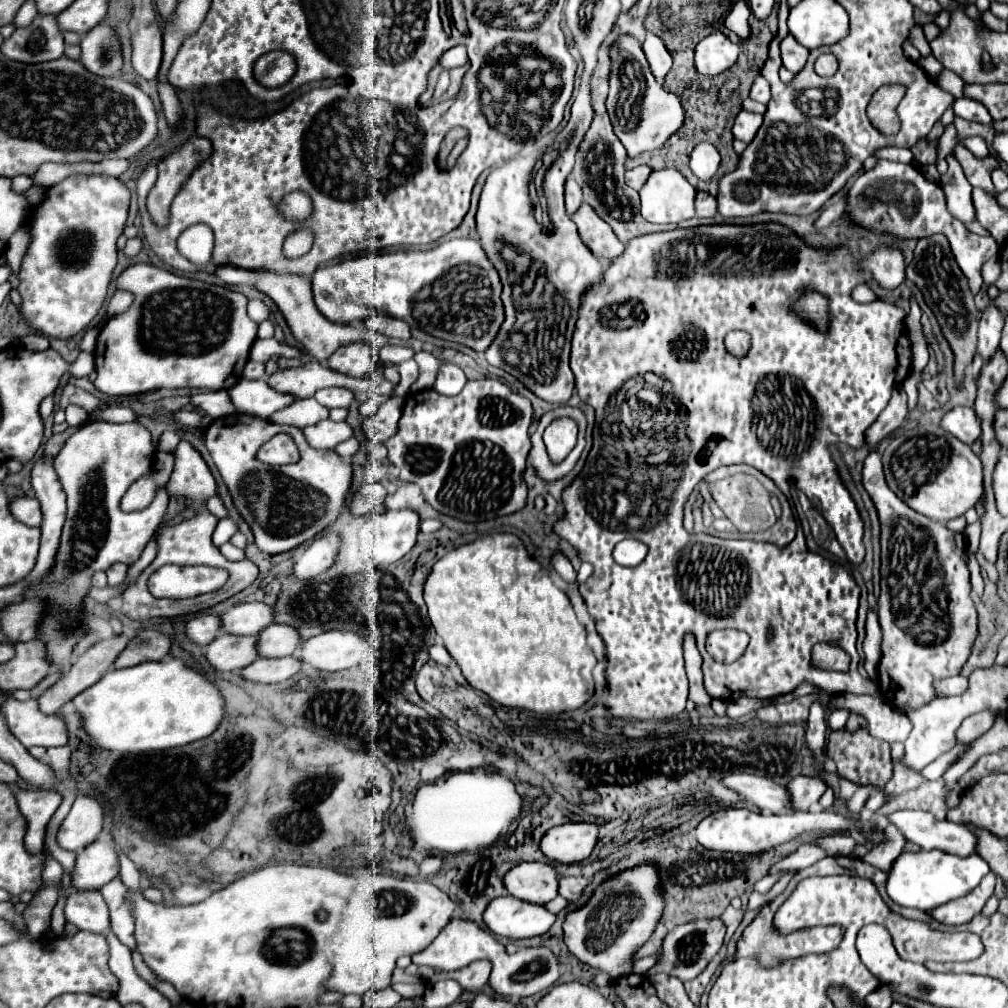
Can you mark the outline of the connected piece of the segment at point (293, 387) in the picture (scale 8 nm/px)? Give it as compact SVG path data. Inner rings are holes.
M309 362L305 366L291 368L291 370L279 370L267 378L267 384L277 392L291 394L295 398L311 398L317 390L327 388L327 386L343 386L343 388L361 390L361 392L367 392L371 388L385 396L393 396L393 388L395 388L385 378L371 380L365 376L365 378L357 380L351 376L335 374L331 368L327 368L319 362Z

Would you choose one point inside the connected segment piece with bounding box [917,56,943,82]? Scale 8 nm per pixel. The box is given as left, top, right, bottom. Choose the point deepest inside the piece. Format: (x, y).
(930, 65)

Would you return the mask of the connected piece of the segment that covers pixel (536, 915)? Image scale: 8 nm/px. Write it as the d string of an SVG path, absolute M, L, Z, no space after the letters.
M499 896L491 902L491 906L487 906L483 920L487 924L487 928L503 938L531 938L531 936L541 936L545 932L549 932L549 928L555 922L555 914L551 914L545 906L537 906L525 900L519 900L515 896Z

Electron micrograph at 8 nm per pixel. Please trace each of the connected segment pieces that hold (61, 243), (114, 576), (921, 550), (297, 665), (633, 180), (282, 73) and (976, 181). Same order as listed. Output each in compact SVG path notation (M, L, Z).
M71 176L55 184L47 198L31 210L31 234L33 240L19 272L19 294L23 298L21 314L39 332L51 338L71 338L85 330L97 316L107 286L117 264L117 238L121 236L129 210L129 190L125 184L111 176Z
M113 564L107 570L107 578L109 578L109 586L121 586L121 584L125 584L127 566L125 564Z
M899 388L877 422L865 432L865 444L873 446L873 450L863 466L863 484L881 520L881 590L876 612L883 628L883 658L878 672L879 678L891 678L905 690L905 702L899 702L899 694L887 696L903 714L911 710L911 706L923 706L923 702L935 698L935 680L959 674L977 636L977 612L969 594L969 570L963 560L963 534L955 534L945 524L911 510L891 492L883 476L881 454L875 446L885 436L893 434L905 418L907 396Z
M287 656L287 658L257 658L251 666L243 668L243 678L253 680L253 682L263 682L263 684L273 684L273 682L283 682L297 674L301 670L303 662L297 656Z
M637 166L637 168L625 172L625 182L627 182L633 190L641 190L641 186L647 182L647 178L649 178L651 172L653 172L653 170L651 170L649 166Z
M269 52L263 54L255 66L253 66L253 74L255 80L265 86L265 88L279 88L285 84L285 80L289 78L289 74L295 74L295 56L289 52Z
M965 148L965 176L967 176L969 184L973 188L981 188L987 194L995 196L995 188L991 182L993 168L997 168L997 160L991 154L985 158L977 158Z

